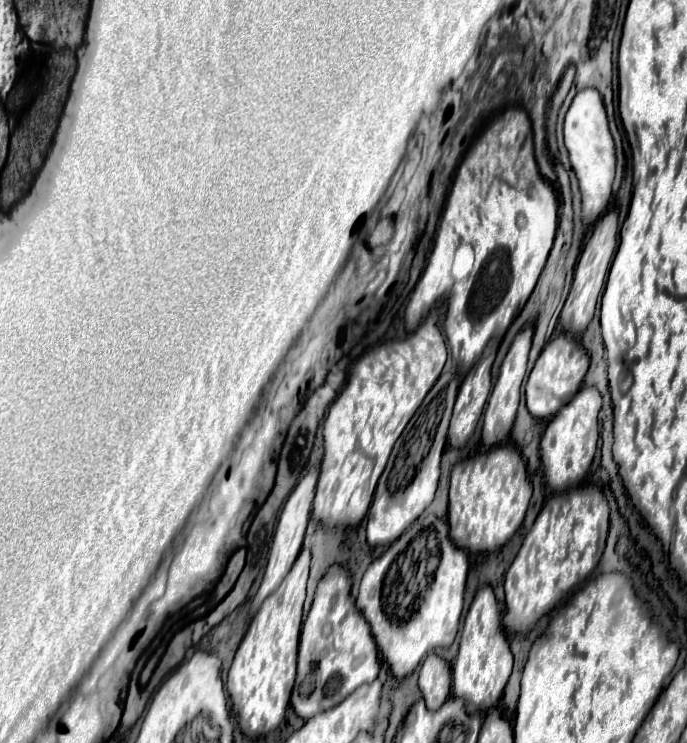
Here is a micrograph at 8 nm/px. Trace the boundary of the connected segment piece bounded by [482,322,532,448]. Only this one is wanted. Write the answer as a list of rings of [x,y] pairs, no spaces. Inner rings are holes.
[[[528,322],[518,336],[514,338],[502,366],[500,366],[500,374],[498,380],[492,388],[492,394],[488,398],[488,406],[484,410],[484,424],[482,424],[482,440],[486,444],[486,448],[492,448],[496,444],[500,444],[512,430],[514,424],[514,416],[518,410],[518,402],[520,402],[520,384],[524,380],[526,374],[526,362],[528,362],[528,350],[530,350],[530,342],[532,342],[532,322]]]

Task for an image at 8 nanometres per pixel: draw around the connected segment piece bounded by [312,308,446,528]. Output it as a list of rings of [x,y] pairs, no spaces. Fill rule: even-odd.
[[[434,308],[422,322],[414,334],[408,334],[404,340],[388,340],[382,346],[366,352],[350,370],[348,382],[344,384],[340,396],[332,402],[326,418],[324,418],[324,460],[322,474],[318,482],[318,492],[312,506],[312,516],[326,526],[356,526],[364,518],[370,508],[372,494],[376,482],[386,466],[386,460],[392,452],[394,442],[402,434],[408,420],[414,416],[418,406],[422,404],[428,390],[438,380],[444,362],[446,362],[446,344],[444,336],[438,328],[440,324],[440,308]]]

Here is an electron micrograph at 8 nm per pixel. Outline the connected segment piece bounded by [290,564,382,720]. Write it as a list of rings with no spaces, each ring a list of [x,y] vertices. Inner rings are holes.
[[[332,564],[326,570],[326,574],[322,576],[322,580],[318,582],[316,594],[312,600],[312,608],[310,608],[310,612],[302,624],[300,648],[298,648],[298,678],[296,678],[296,686],[302,686],[302,688],[296,688],[292,692],[290,704],[292,704],[294,712],[304,720],[312,718],[318,712],[324,712],[324,710],[336,706],[338,702],[348,698],[356,688],[360,688],[362,684],[370,684],[380,674],[382,664],[380,664],[380,654],[378,654],[376,642],[372,638],[368,622],[364,620],[362,612],[354,604],[354,598],[350,596],[350,588],[352,588],[352,578],[348,574],[348,570],[340,564]],[[322,626],[330,626],[330,632],[328,634],[322,632]]]

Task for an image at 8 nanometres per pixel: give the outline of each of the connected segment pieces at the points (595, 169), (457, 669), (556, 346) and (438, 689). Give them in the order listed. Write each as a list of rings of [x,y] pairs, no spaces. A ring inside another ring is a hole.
[[[586,88],[578,92],[576,98],[572,100],[564,120],[564,144],[570,154],[570,164],[572,164],[572,170],[576,172],[580,192],[582,192],[582,220],[586,226],[592,226],[608,206],[608,200],[612,194],[610,186],[612,186],[614,168],[616,168],[614,142],[608,130],[606,110],[596,90]]]
[[[480,586],[466,614],[460,648],[452,662],[452,694],[466,702],[468,712],[486,712],[498,704],[510,672],[512,652],[508,646],[508,632],[504,628],[502,610],[498,608],[494,590],[490,586]]]
[[[564,334],[552,338],[544,346],[544,350],[540,352],[540,356],[538,356],[530,376],[528,376],[526,388],[524,388],[528,412],[534,418],[550,418],[550,416],[554,416],[580,390],[584,374],[588,370],[588,362],[590,362],[590,356],[580,346],[580,342],[576,338],[572,338],[572,342],[570,342],[570,336],[564,336]]]
[[[430,654],[420,666],[418,686],[426,708],[432,712],[438,710],[450,696],[450,664],[444,658]]]

